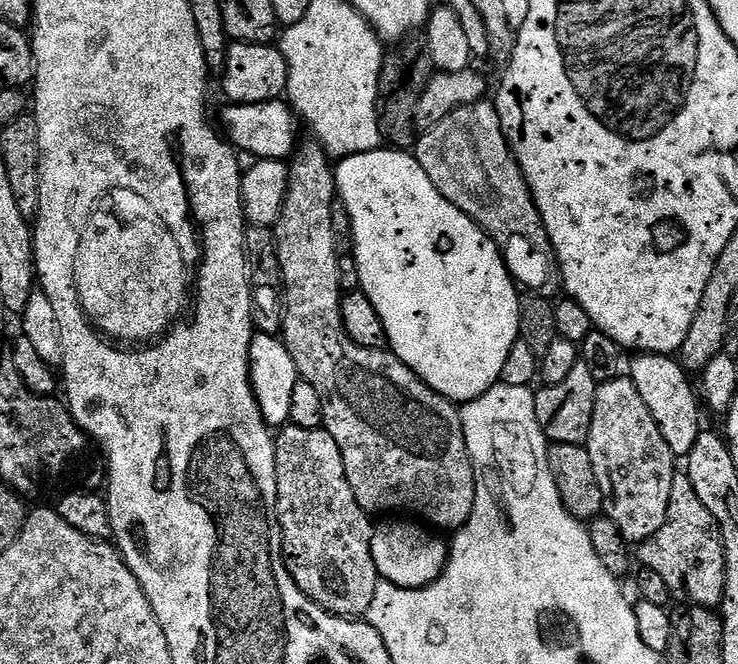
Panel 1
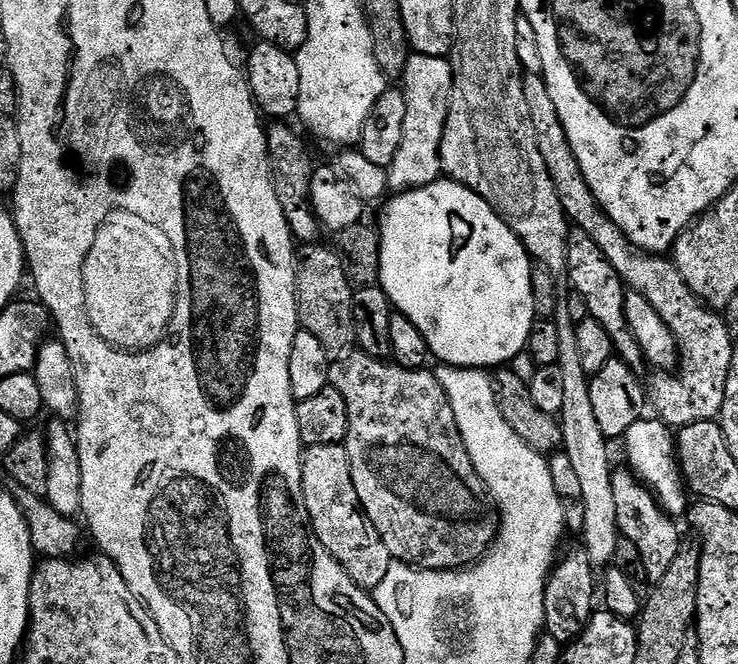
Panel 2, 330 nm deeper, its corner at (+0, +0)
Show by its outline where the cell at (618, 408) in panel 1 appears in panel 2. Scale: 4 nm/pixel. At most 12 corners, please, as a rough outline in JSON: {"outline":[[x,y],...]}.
{"outline":[[624,466],[612,473],[621,537],[649,581],[682,547],[679,523]]}

